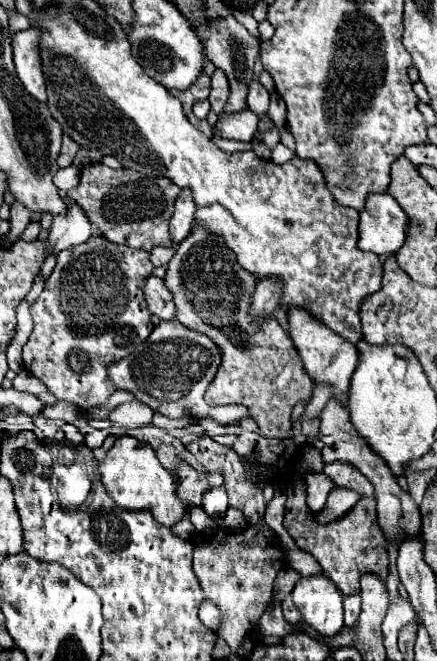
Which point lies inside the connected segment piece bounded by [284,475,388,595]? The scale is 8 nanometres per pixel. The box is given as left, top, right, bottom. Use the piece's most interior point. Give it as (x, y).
(347, 548)

